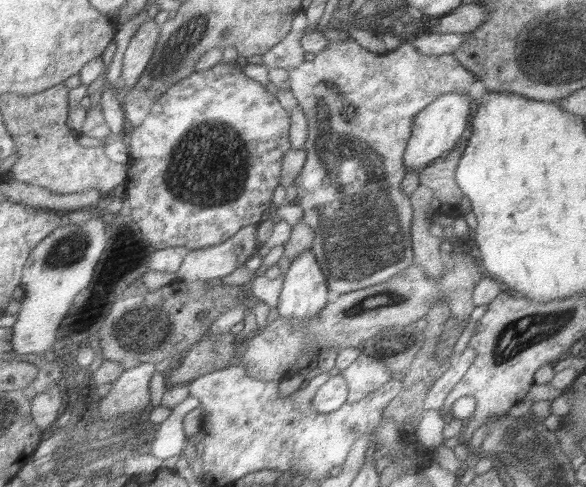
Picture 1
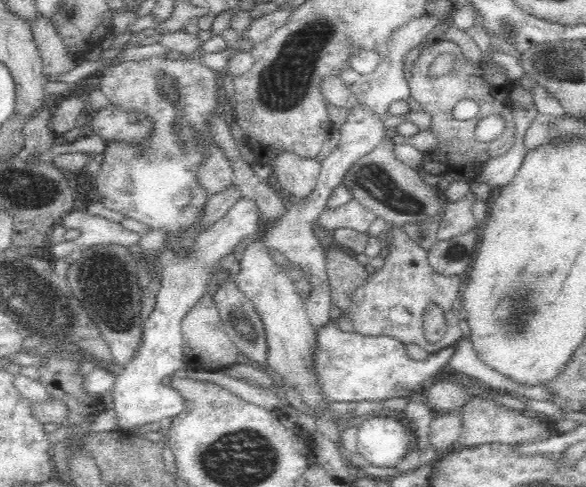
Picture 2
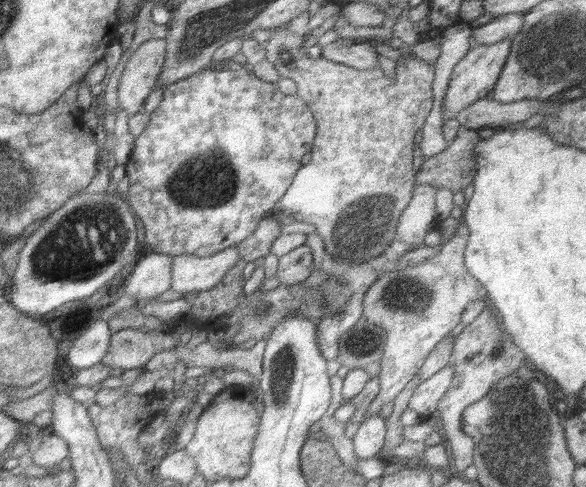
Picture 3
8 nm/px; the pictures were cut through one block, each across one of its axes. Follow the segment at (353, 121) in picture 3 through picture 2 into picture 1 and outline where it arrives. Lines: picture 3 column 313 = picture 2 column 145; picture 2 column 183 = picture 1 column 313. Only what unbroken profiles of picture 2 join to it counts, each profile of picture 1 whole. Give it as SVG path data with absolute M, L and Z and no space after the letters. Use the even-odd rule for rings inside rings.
M347 38L331 42L313 62L303 62L303 66L291 70L289 84L309 118L309 138L305 146L309 160L293 184L297 188L295 202L303 208L305 222L317 234L313 254L329 280L333 296L367 290L403 276L415 266L415 212L411 196L403 192L403 178L409 170L405 154L417 126L417 116L443 94L455 90L477 92L477 74L467 70L455 54L423 54L413 42L401 42L393 52L375 54Z

